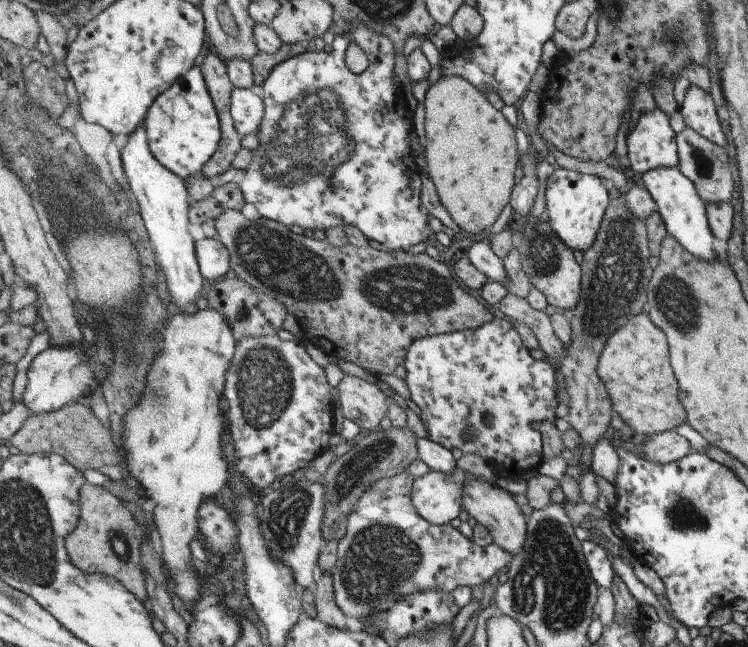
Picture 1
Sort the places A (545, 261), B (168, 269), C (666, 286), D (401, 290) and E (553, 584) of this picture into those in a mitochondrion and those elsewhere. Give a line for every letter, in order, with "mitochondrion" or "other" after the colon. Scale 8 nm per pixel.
A: mitochondrion
B: other
C: mitochondrion
D: mitochondrion
E: mitochondrion

